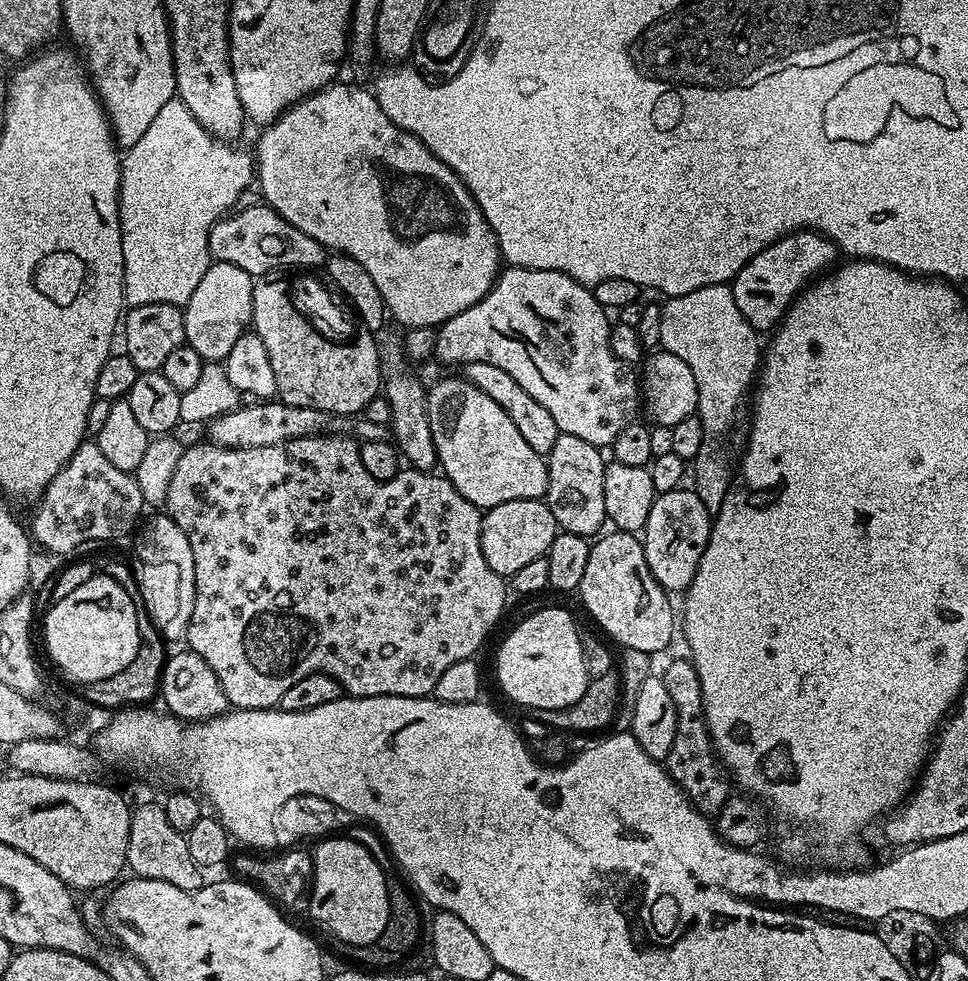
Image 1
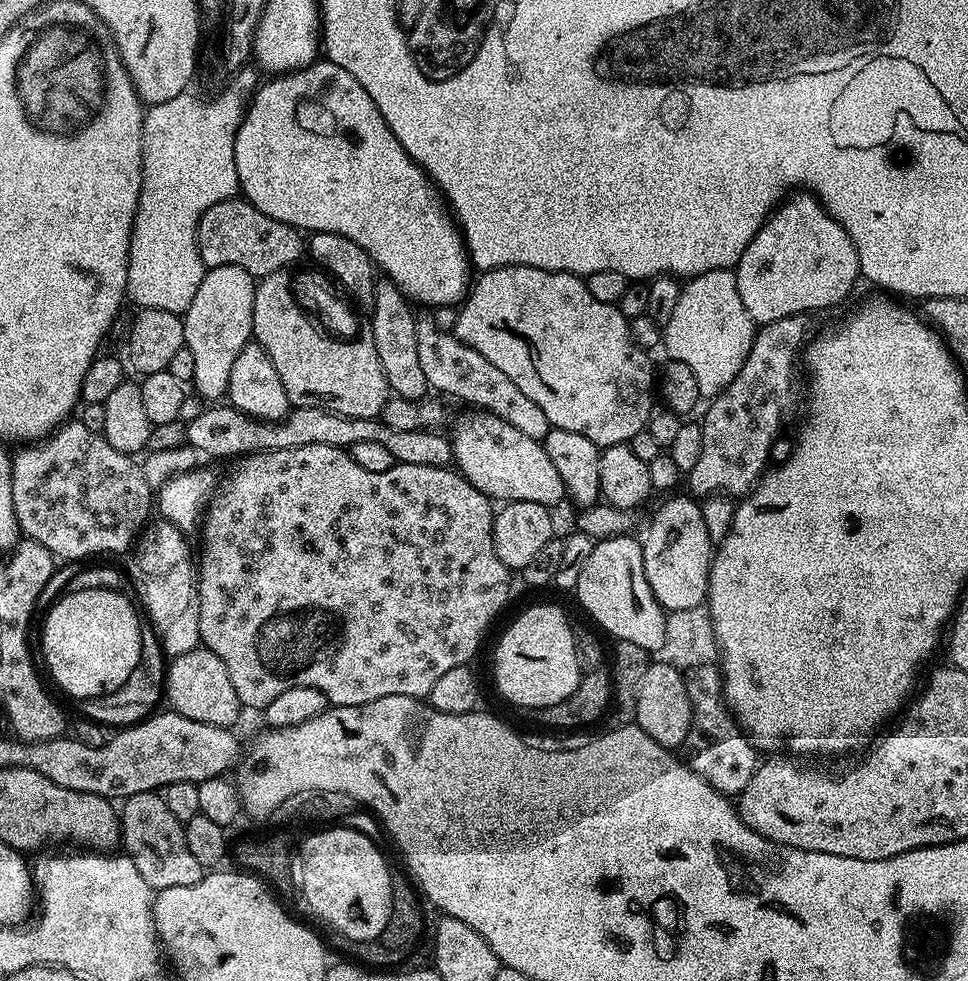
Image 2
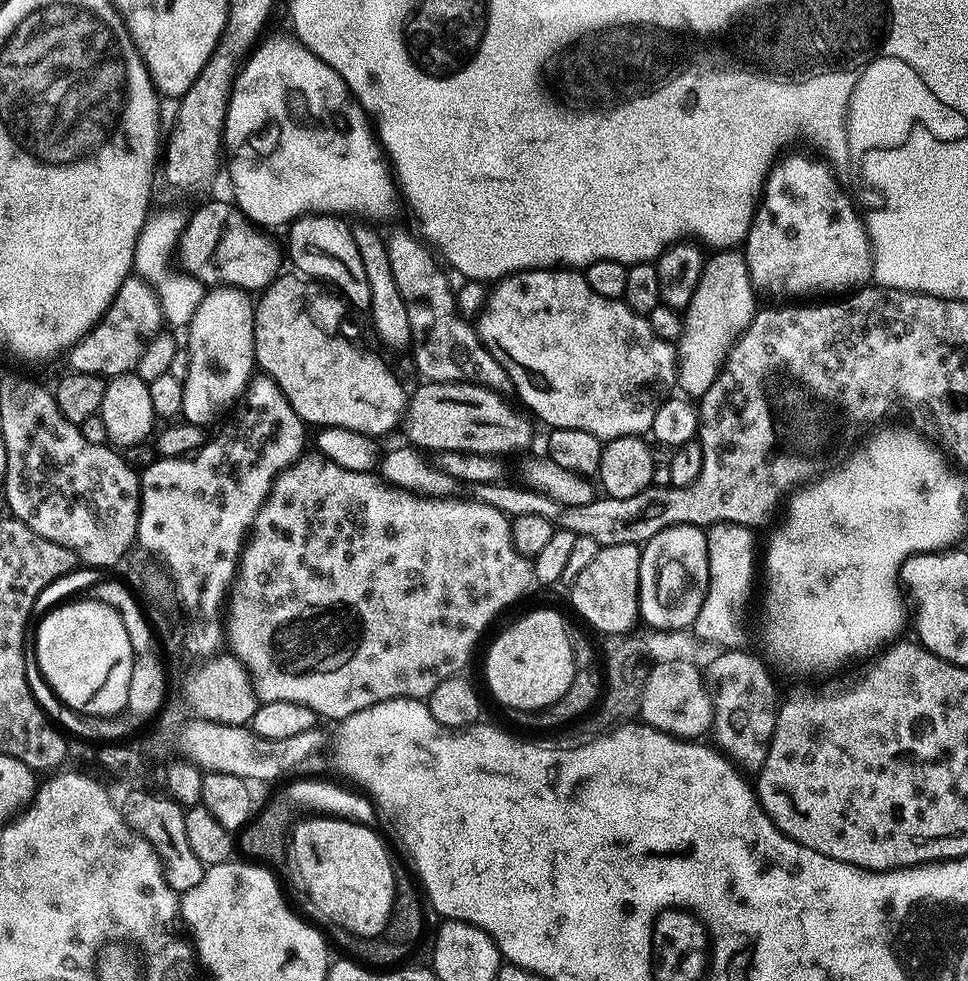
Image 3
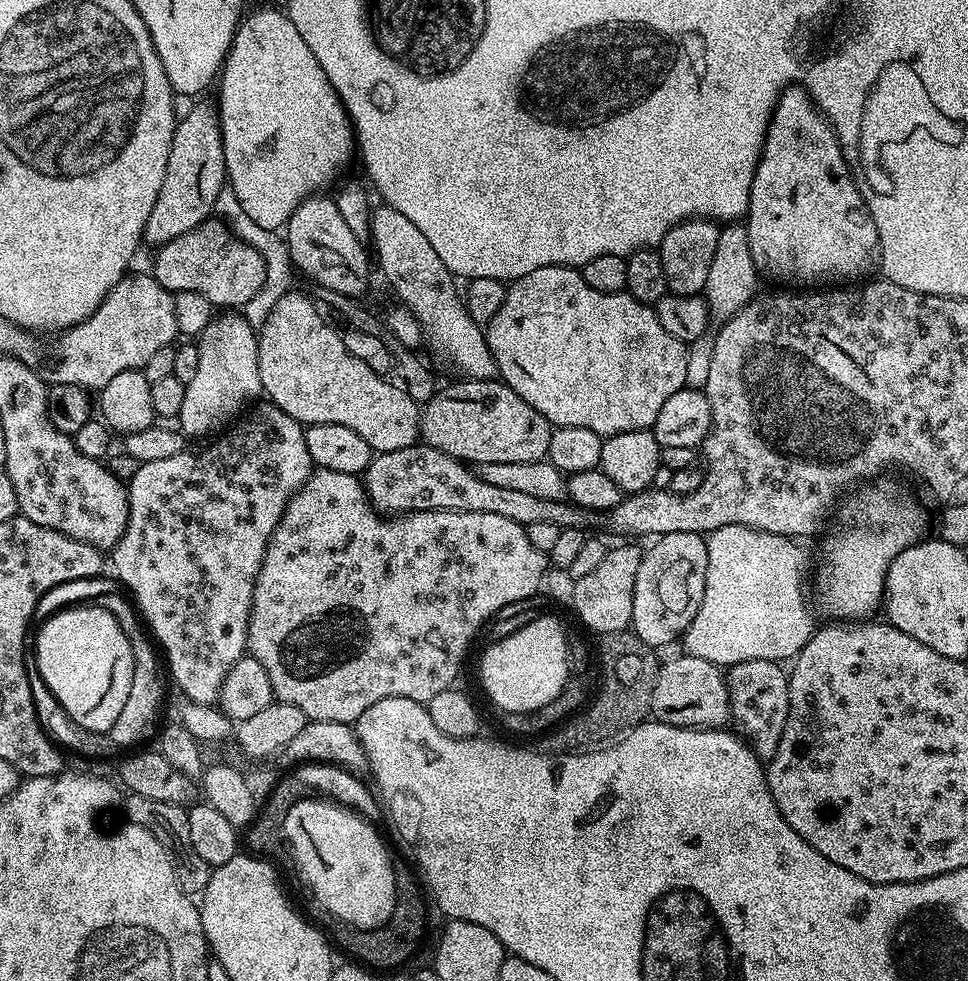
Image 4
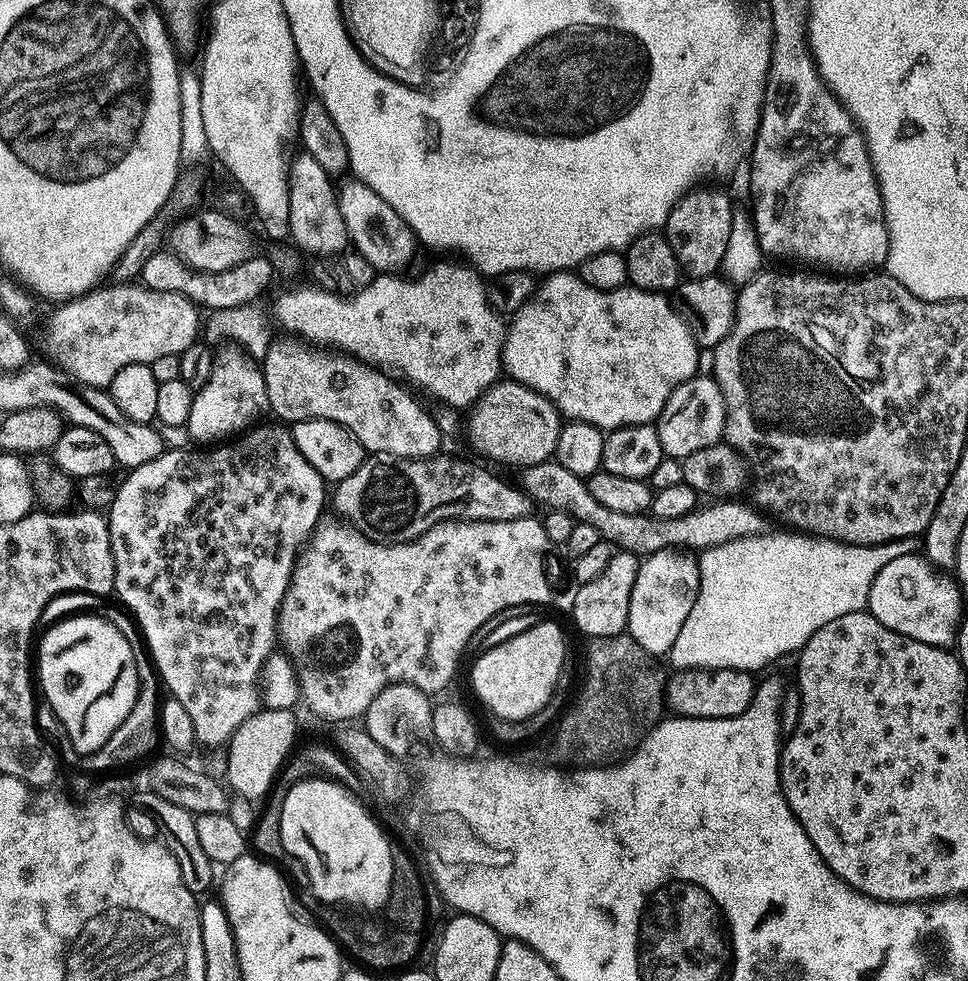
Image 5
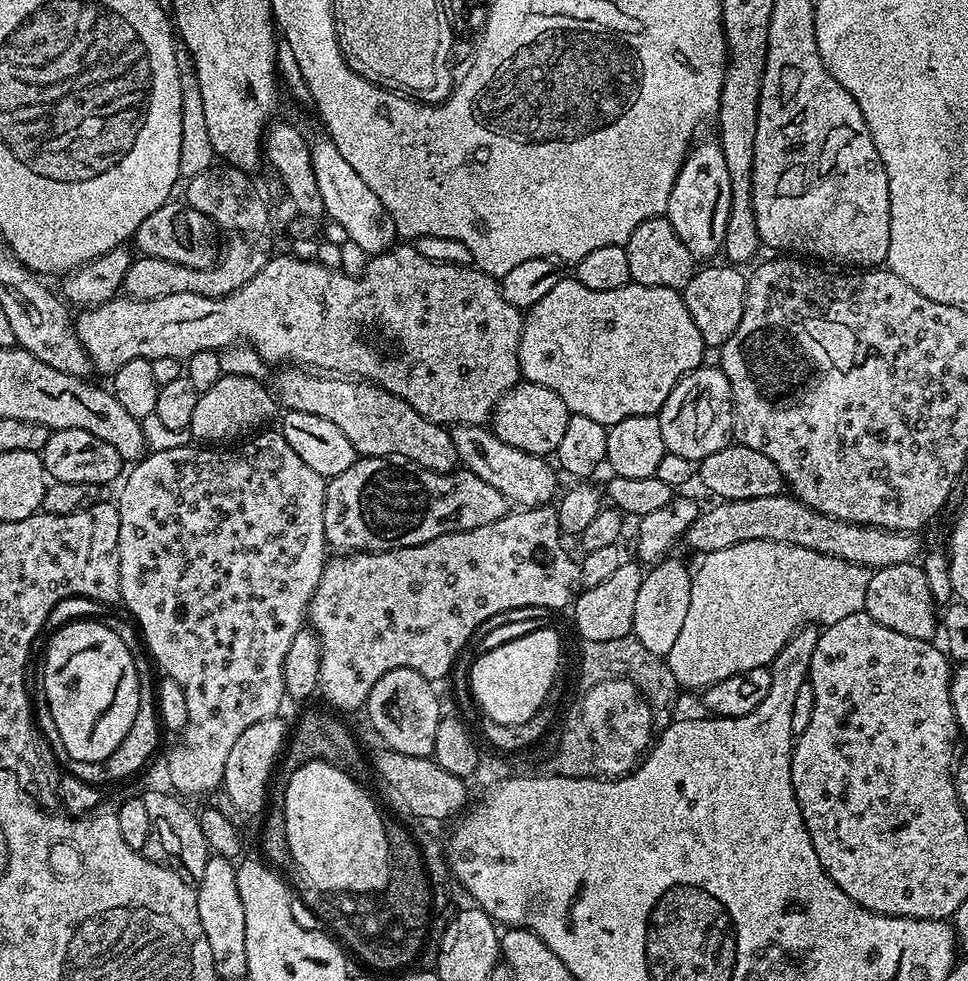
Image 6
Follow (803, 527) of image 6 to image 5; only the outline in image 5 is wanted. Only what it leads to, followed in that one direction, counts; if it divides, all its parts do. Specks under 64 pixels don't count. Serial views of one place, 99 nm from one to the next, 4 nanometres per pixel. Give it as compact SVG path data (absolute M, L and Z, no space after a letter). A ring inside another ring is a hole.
M555 459L543 460L541 464L531 464L519 473L519 487L527 496L532 497L537 505L545 504L545 509L564 512L573 521L594 526L601 540L608 540L621 552L633 552L635 556L652 556L664 548L703 550L717 548L731 540L746 536L758 536L765 531L765 517L749 503L714 504L710 508L687 512L678 518L663 519L651 514L618 514L618 510L606 510L598 502L581 477L570 474L566 466L556 463Z

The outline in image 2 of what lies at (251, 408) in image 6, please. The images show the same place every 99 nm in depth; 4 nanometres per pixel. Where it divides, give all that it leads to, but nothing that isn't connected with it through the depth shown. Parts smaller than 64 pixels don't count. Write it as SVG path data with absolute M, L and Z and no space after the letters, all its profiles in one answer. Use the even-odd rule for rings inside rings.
M218 266L209 268L202 278L202 286L198 286L198 294L194 294L194 302L182 314L184 322L184 346L194 354L194 374L192 380L196 384L196 392L204 402L216 402L225 395L230 382L230 370L234 367L234 358L238 358L238 350L253 339L252 315L254 314L254 294L257 281L246 270L238 266Z

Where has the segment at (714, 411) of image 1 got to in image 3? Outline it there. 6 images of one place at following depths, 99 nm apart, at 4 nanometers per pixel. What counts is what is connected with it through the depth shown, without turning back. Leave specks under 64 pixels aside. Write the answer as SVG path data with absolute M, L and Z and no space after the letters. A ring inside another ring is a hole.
M743 251L717 252L720 252L717 256L709 255L704 261L694 298L690 298L688 307L683 309L680 338L675 345L678 388L688 398L699 398L710 390L736 340L746 326L750 326L758 311L758 296L753 289Z

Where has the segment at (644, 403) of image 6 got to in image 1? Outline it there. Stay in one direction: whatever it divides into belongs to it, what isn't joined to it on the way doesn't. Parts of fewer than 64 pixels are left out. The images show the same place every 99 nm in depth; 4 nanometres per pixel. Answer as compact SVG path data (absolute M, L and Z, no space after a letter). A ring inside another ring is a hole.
M508 266L497 275L495 284L470 310L454 314L445 324L439 325L436 334L435 359L444 364L463 366L474 362L490 362L498 370L506 370L534 402L546 406L554 414L558 430L574 434L595 448L604 450L636 419L642 408L640 380L633 365L610 350L612 324L609 313L596 301L592 288L580 283L574 276L551 268L517 268Z

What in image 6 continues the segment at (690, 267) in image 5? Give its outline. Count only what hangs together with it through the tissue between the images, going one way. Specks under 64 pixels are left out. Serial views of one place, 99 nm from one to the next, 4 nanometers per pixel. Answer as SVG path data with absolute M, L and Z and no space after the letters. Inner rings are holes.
M715 135L704 136L701 140L699 137L685 151L682 166L674 178L674 186L668 189L666 213L670 226L674 226L674 234L682 238L682 246L686 246L686 250L696 261L708 262L721 255L731 201L730 170L726 170L726 158L722 154L720 141Z

